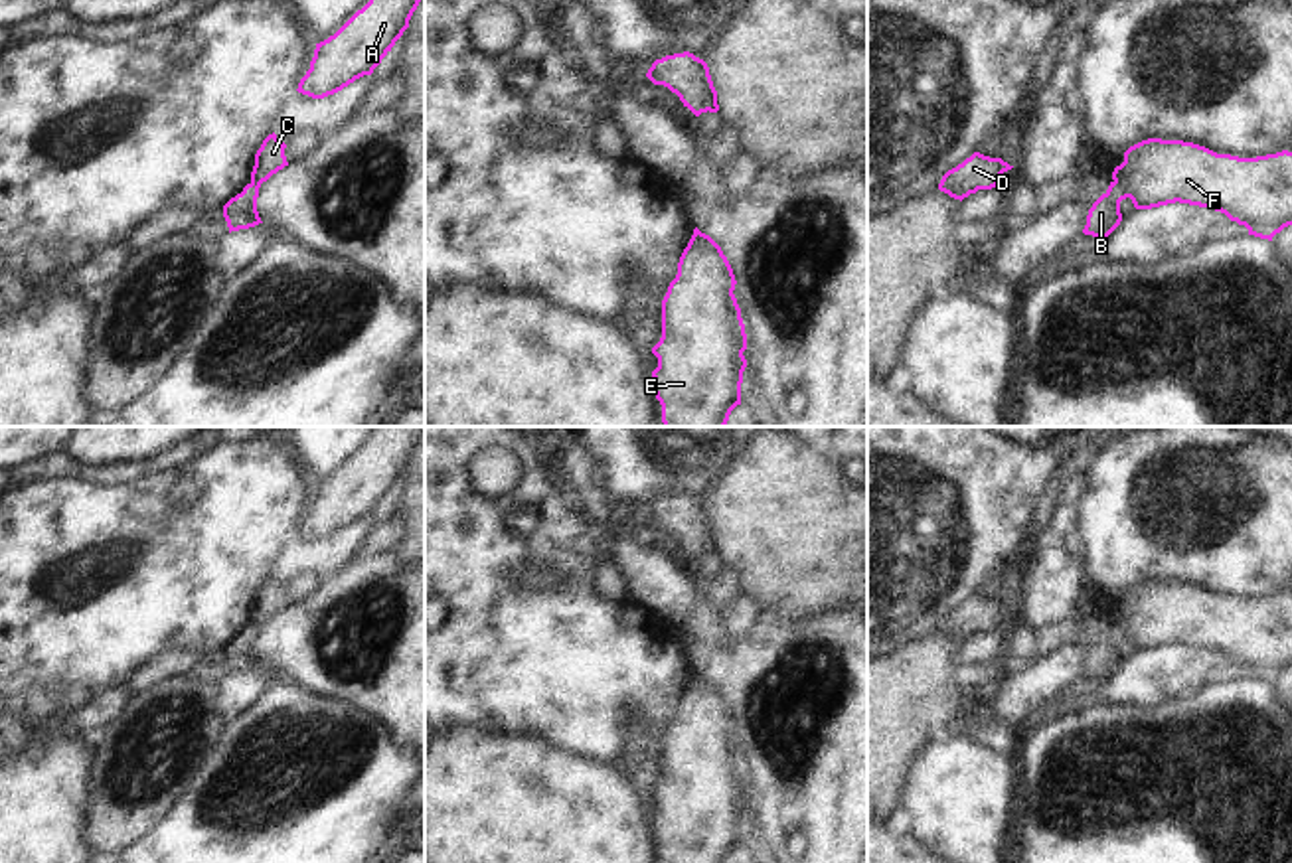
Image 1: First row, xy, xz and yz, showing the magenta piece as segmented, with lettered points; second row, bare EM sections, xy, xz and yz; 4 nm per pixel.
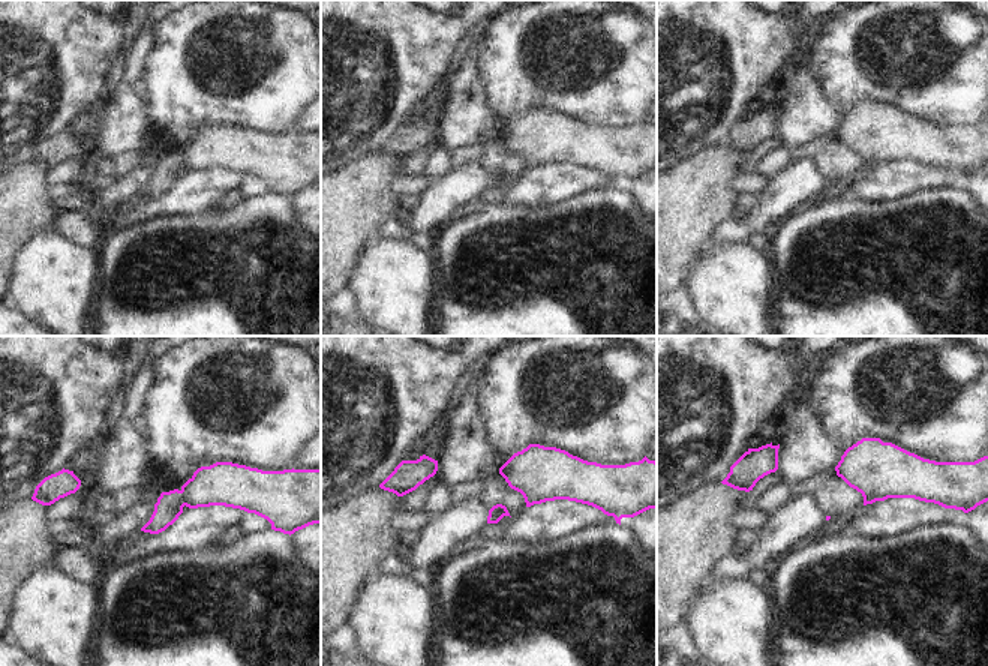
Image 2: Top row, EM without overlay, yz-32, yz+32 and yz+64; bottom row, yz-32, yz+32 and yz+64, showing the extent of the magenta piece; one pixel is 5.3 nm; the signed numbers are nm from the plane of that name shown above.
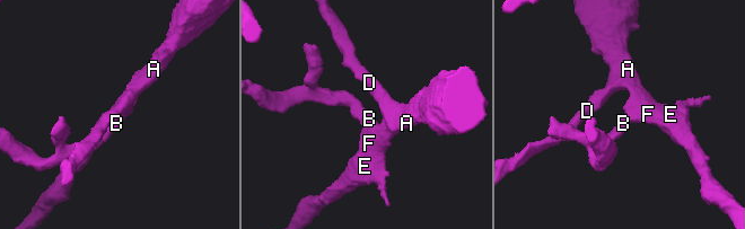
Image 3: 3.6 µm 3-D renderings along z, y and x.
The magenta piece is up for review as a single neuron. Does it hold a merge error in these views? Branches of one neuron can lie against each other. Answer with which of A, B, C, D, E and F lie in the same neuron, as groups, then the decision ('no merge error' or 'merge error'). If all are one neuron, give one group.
A C D E F / B; merge error

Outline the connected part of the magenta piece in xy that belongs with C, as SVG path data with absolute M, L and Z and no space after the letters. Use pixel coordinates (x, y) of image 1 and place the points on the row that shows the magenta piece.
M269 134L261 148L255 154L255 166L251 172L251 182L267 182L273 174L288 166L284 156L286 144L277 138L277 134Z

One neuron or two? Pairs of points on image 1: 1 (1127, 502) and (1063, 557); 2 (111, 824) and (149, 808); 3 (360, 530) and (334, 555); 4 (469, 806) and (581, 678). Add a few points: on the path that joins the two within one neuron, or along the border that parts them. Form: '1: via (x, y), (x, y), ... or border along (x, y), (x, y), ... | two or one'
1: border along (1081, 496), (1081, 577), (1087, 587) | two
2: via (121, 816), (129, 808), (139, 808) | one
3: via (354, 536), (340, 549) | one
4: border along (486, 729), (498, 735), (540, 733), (575, 753) | two

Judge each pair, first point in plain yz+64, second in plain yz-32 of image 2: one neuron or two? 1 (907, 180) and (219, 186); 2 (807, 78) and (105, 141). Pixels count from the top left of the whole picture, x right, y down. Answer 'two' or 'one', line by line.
1: one
2: one

